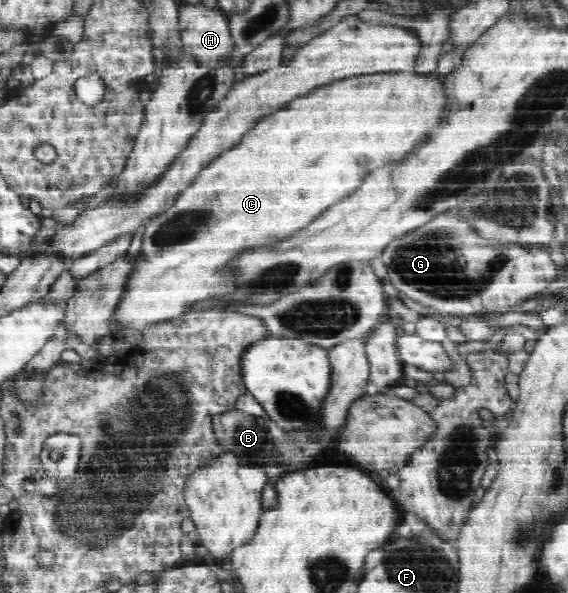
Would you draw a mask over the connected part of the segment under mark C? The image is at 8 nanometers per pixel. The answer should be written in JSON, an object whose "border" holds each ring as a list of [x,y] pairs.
{"border":[[[408,72],[350,77],[313,89],[306,95],[292,100],[276,113],[264,116],[248,133],[241,137],[241,140],[236,145],[224,150],[218,157],[214,157],[212,161],[209,161],[208,165],[204,165],[198,171],[196,177],[177,194],[169,209],[157,214],[146,223],[138,257],[132,263],[132,267],[128,271],[128,277],[124,279],[124,289],[121,290],[120,299],[116,301],[116,307],[112,311],[112,333],[120,339],[124,339],[125,333],[128,333],[128,331],[132,331],[132,333],[136,331],[136,333],[147,335],[148,332],[152,332],[156,325],[164,325],[164,323],[192,311],[192,305],[198,303],[198,301],[234,293],[238,289],[238,279],[242,276],[236,275],[236,273],[242,271],[242,269],[239,269],[239,261],[244,255],[247,255],[250,251],[255,251],[256,248],[276,247],[278,244],[283,243],[284,240],[294,236],[296,232],[304,229],[311,221],[314,221],[326,209],[329,209],[331,205],[338,203],[347,194],[358,189],[369,173],[382,165],[386,165],[388,161],[396,161],[397,158],[404,157],[404,153],[408,149],[412,149],[412,145],[416,145],[416,141],[420,141],[420,137],[429,129],[429,126],[433,125],[433,122],[440,117],[440,107],[444,105],[440,93],[441,81],[442,77],[419,77]]]}

